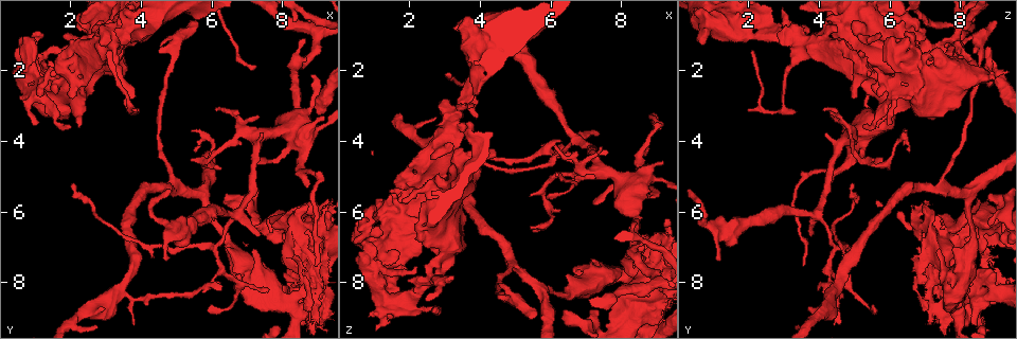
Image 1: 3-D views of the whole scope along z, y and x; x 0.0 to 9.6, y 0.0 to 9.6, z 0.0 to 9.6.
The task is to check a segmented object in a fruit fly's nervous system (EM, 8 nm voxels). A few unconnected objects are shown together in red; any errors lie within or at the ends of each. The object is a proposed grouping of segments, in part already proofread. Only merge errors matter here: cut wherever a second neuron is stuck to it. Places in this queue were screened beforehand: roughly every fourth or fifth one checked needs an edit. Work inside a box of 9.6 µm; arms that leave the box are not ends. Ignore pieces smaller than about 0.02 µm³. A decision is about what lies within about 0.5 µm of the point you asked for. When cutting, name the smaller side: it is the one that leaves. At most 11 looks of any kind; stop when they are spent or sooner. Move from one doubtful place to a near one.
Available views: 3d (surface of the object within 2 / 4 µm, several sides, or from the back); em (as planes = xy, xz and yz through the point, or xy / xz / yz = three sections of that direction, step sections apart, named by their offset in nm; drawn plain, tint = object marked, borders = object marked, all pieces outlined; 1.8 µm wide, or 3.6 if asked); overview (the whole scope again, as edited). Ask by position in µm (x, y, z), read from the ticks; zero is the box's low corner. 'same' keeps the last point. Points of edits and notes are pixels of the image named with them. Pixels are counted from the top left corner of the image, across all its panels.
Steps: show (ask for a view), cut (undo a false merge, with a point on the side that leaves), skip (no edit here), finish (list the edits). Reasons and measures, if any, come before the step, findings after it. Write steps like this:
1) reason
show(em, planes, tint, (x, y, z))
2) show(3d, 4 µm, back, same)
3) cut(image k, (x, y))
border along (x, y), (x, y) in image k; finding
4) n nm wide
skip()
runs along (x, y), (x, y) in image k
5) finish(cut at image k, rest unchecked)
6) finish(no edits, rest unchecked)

calibre changes
show(em, xz, step 8, tint, (3.00, 0.65, 5.85))

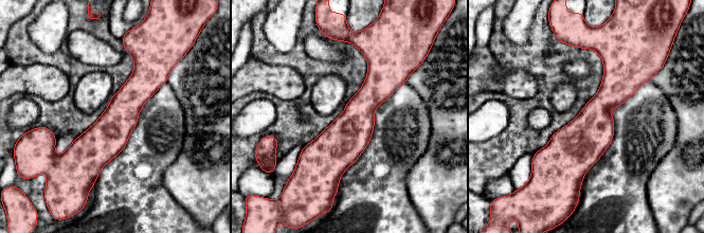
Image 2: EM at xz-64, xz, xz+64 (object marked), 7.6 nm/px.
show(em, planes, tint, same)

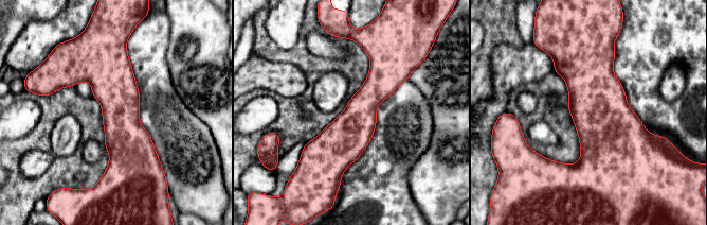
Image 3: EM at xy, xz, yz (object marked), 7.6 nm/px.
320 nm wide
skip()
runs along (109, 51), (120, 178) in image 3; one neuron here

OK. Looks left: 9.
thick turns thin
show(3d, 4 µm, (8.30, 6.45, 8.70))

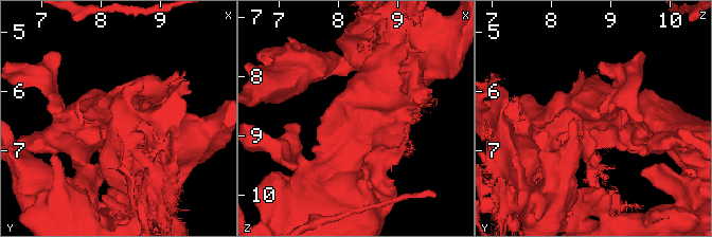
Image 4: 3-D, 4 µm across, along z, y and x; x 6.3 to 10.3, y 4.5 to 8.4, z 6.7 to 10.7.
show(em, 3.6 µm, planes, tint, (8.30, 6.45, 8.65))

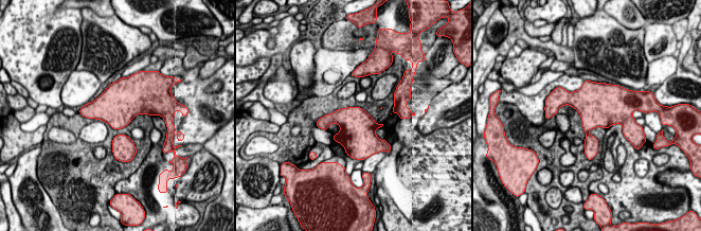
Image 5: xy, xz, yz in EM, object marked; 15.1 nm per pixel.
skip()
continuous, no second neuron

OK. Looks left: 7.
calibre changes
show(em, 3.6 µm, planes, tint, (9.05, 6.40, 6.85))

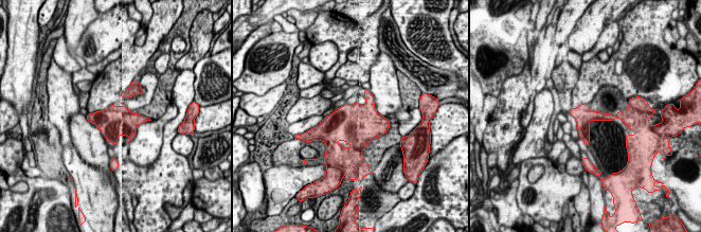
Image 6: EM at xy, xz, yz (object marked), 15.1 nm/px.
300 nm wide
skip()
one neuron here

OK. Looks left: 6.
touches itself
show(em, yz, step 8, tint, (8.70, 8.30, 6.80))

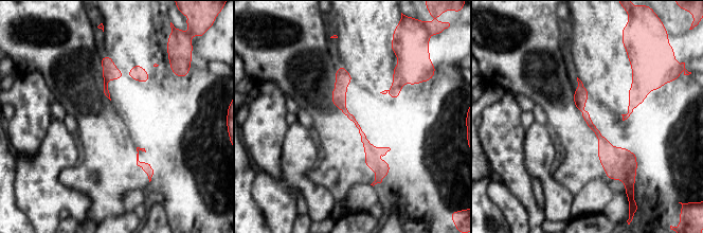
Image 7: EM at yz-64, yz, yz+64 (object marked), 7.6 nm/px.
cut it another way
show(em, planes, tint, same)

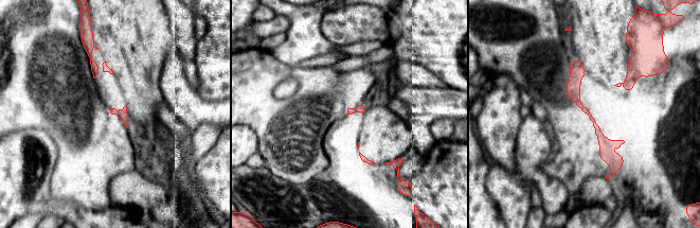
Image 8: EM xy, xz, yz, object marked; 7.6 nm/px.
skip()
one neuron here

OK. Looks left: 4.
show(em, 3.6 µm, planes, tint, (1.10, 2.50, 6.95))

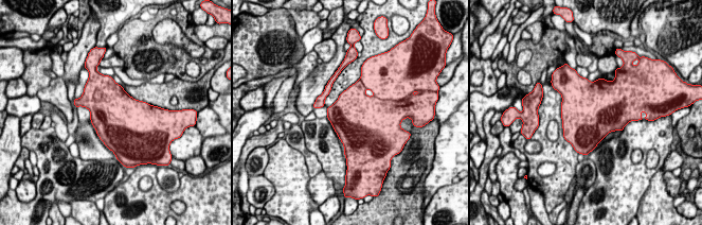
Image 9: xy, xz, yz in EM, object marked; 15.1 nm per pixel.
skip()
all the same neuron

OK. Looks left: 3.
finish(no edits, rest unchecked)

